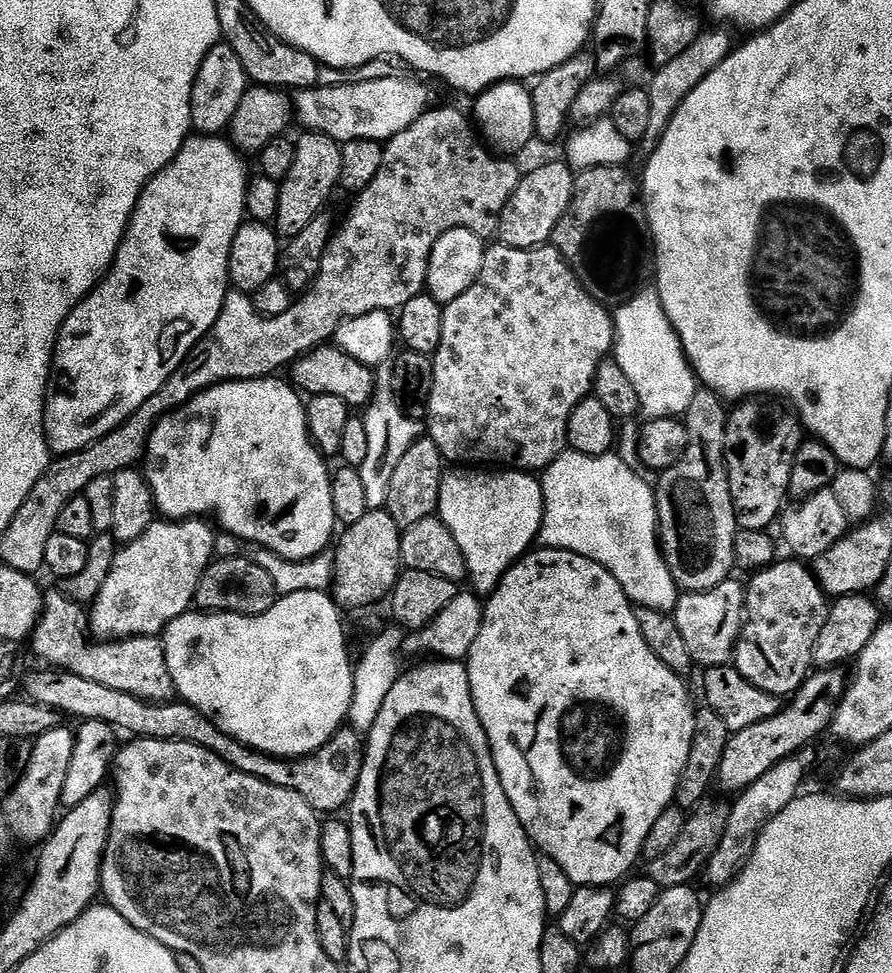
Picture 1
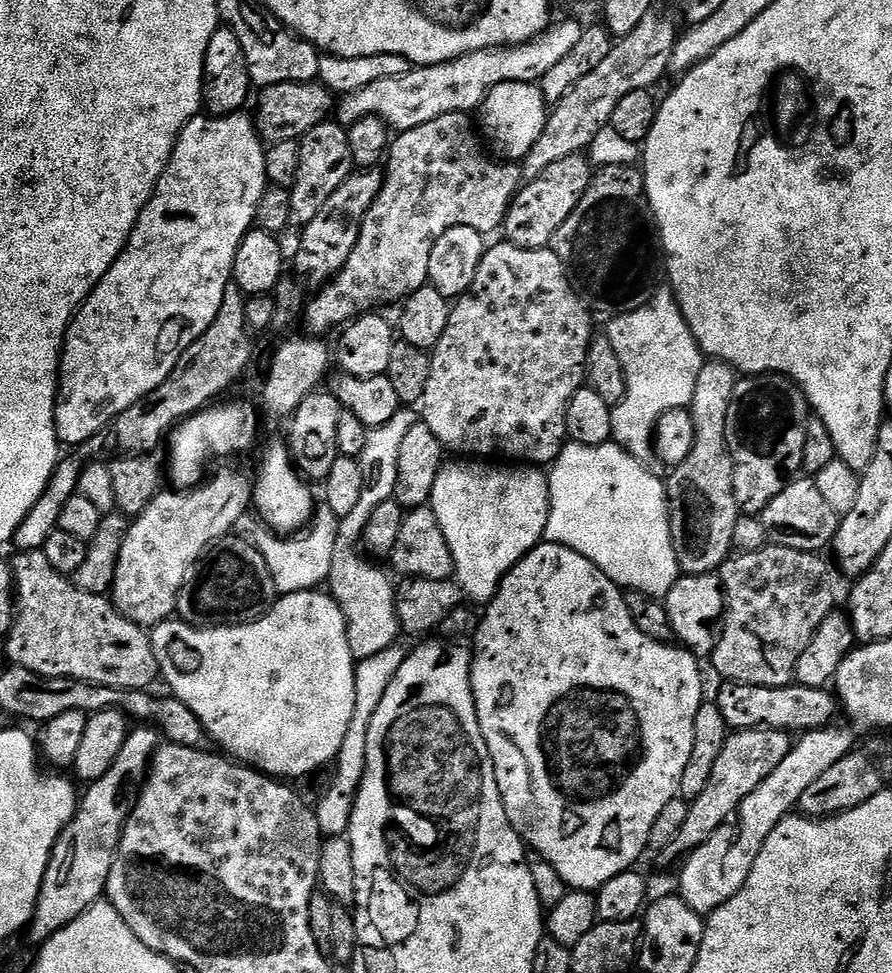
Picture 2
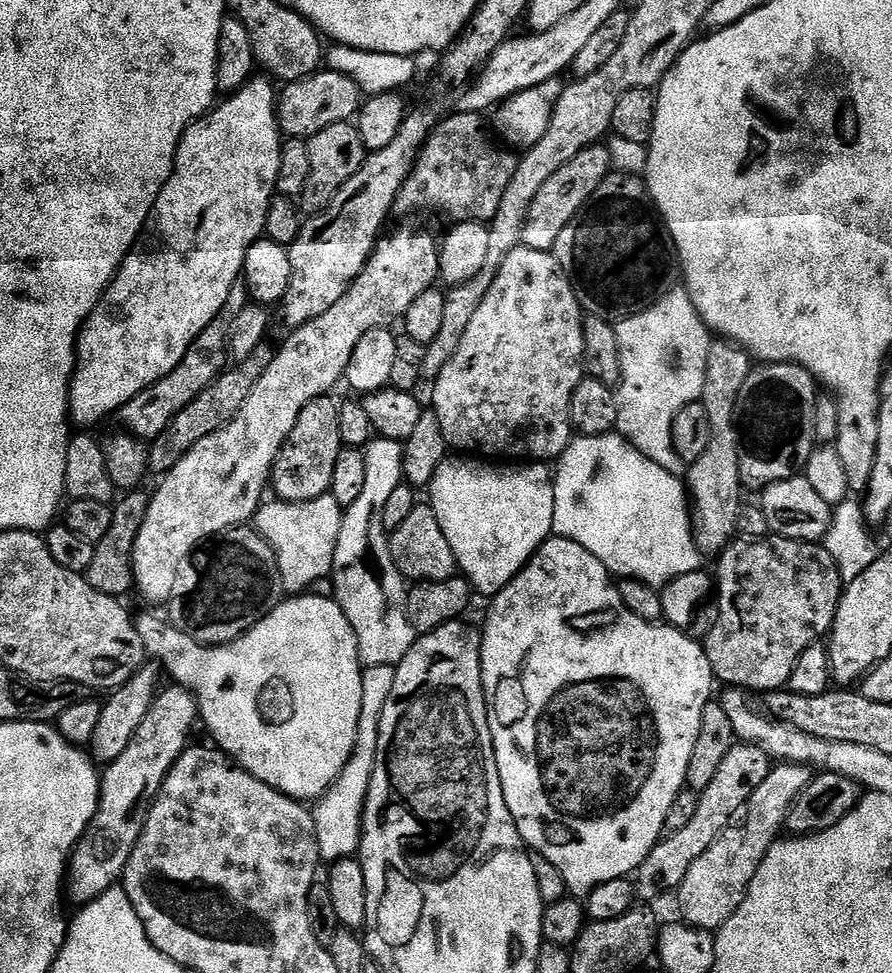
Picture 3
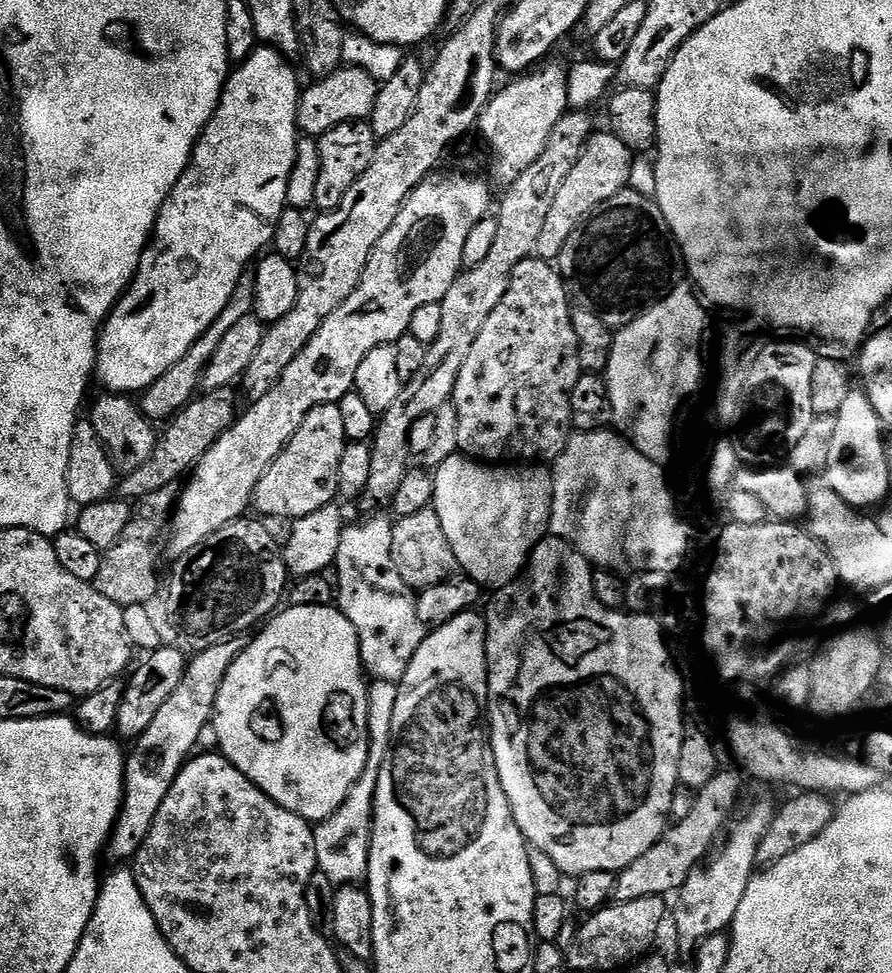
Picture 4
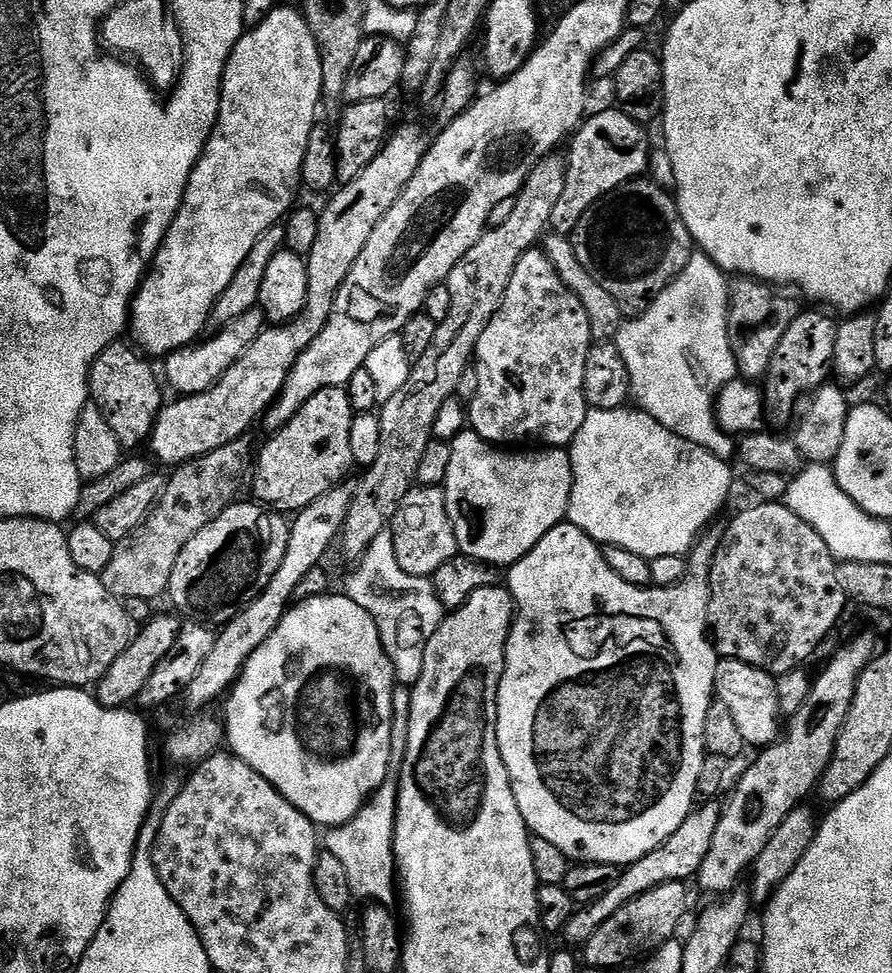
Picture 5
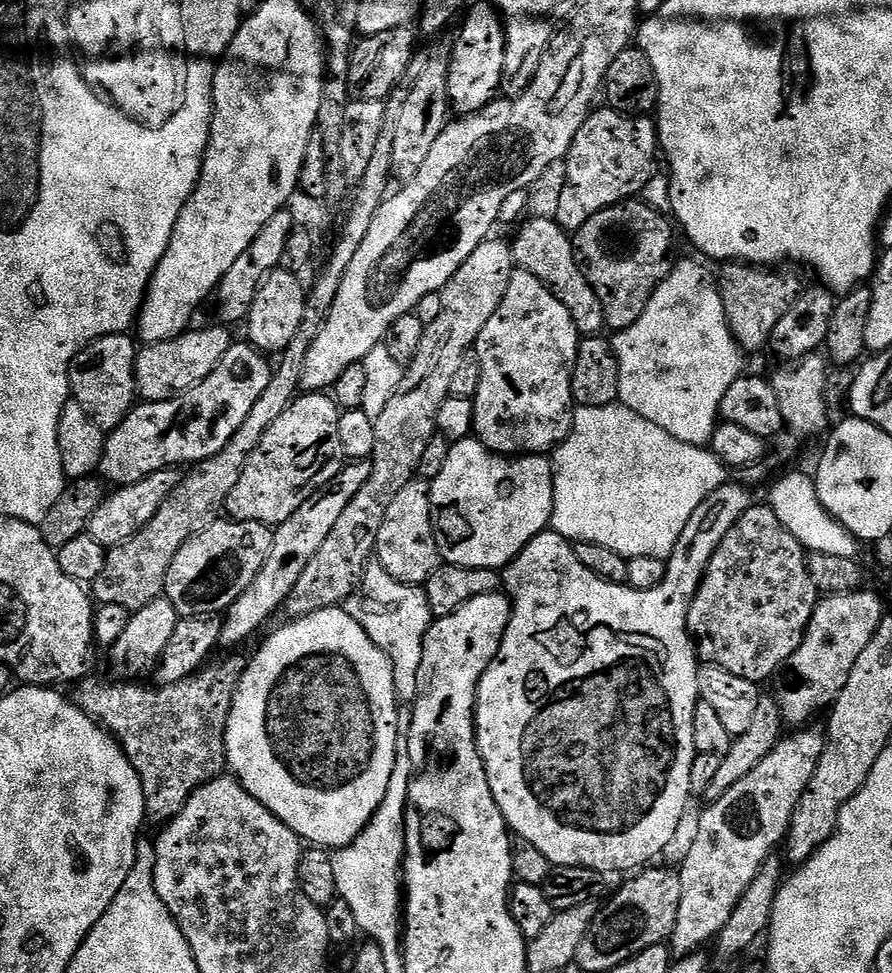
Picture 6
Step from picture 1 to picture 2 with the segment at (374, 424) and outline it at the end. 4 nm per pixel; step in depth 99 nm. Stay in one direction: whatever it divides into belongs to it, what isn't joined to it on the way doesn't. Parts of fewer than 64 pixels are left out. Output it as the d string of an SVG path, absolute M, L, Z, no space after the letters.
M406 408L397 412L386 425L373 428L367 436L363 454L358 458L363 468L365 486L360 502L351 515L340 519L338 542L334 552L333 564L328 579L329 593L347 618L348 637L352 656L357 661L373 657L382 650L393 647L400 636L400 619L397 616L396 591L394 582L374 564L358 556L357 546L361 545L370 516L382 502L395 495L397 486L398 453L402 450L402 439L410 426L420 422L417 411Z

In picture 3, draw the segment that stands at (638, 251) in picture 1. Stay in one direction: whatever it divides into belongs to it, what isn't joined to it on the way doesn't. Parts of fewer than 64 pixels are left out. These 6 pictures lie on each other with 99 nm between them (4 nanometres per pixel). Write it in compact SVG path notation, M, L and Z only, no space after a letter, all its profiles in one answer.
M613 171L602 182L602 186L590 194L578 214L570 218L566 230L558 234L554 255L560 263L560 269L568 275L568 281L580 297L583 311L589 316L598 316L609 322L619 322L642 314L658 303L673 283L674 248L668 230L660 219L652 195L648 193L647 183L640 176L631 176L625 172Z

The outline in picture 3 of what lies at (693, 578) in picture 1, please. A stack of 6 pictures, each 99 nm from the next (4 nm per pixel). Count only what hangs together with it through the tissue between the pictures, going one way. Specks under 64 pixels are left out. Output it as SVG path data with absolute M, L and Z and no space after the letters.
M723 338L713 339L710 354L706 354L706 382L699 398L699 403L704 405L706 415L710 418L710 444L706 446L706 454L702 454L702 458L698 458L698 462L691 464L686 472L686 496L690 501L692 537L696 543L696 549L705 557L712 555L715 557L723 552L737 535L736 523L742 505L742 499L740 499L742 485L738 466L736 403L738 402L738 390L742 390L746 378L750 378L753 367L753 357L749 356L739 344Z

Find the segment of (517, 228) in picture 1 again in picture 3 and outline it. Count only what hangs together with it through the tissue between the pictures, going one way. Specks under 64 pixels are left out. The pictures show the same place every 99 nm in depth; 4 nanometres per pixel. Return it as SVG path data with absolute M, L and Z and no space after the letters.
M603 143L592 144L589 148L583 148L558 174L553 174L538 190L534 202L528 207L528 215L524 217L524 229L520 235L520 243L530 250L542 250L552 252L558 242L558 234L566 230L570 218L578 214L578 210L602 186L602 182L613 171L612 159L607 147Z

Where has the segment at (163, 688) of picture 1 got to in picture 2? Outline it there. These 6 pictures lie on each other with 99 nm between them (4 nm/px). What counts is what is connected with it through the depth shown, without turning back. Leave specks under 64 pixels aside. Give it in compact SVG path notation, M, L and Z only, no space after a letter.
M43 550L20 552L11 557L14 573L15 619L9 630L8 656L17 668L34 670L46 678L85 680L88 684L101 684L121 690L148 690L160 676L160 667L154 658L151 635L141 625L127 620L107 595L86 594L78 590L69 577L58 574Z

